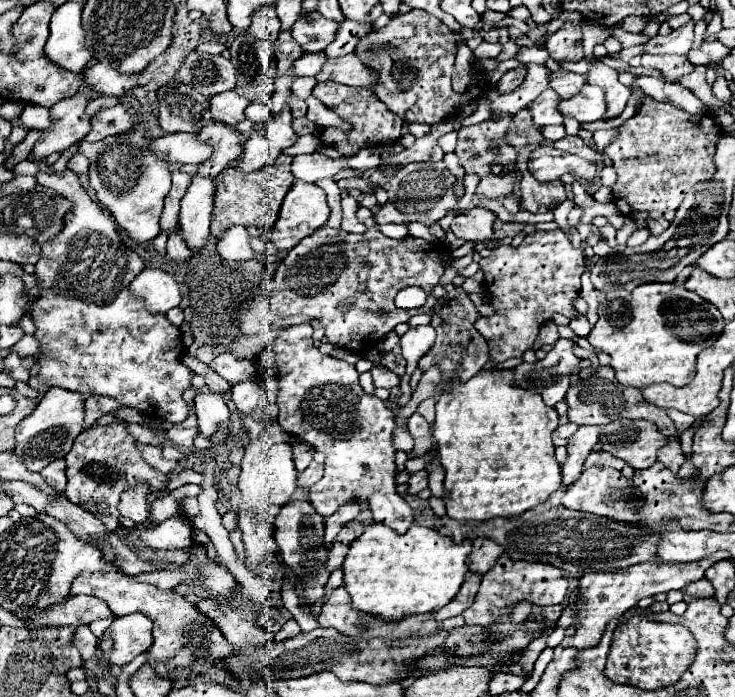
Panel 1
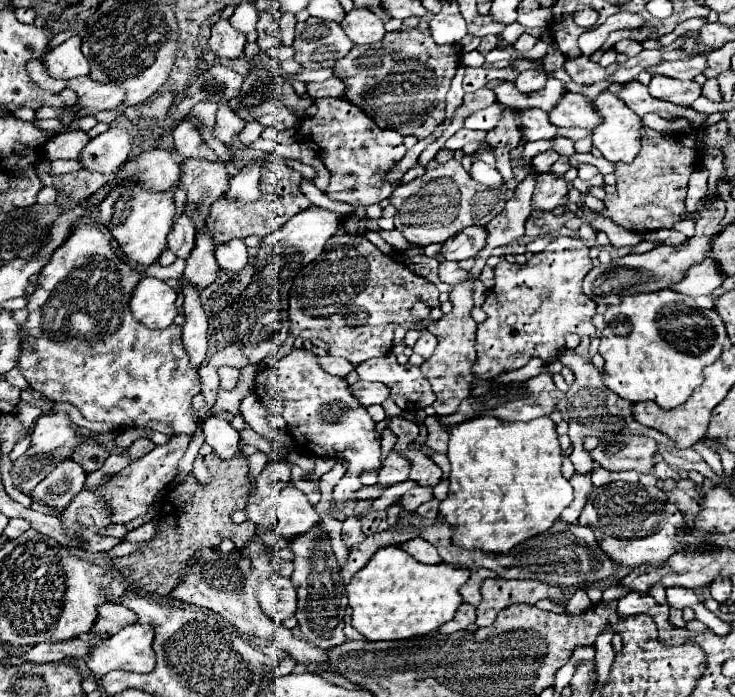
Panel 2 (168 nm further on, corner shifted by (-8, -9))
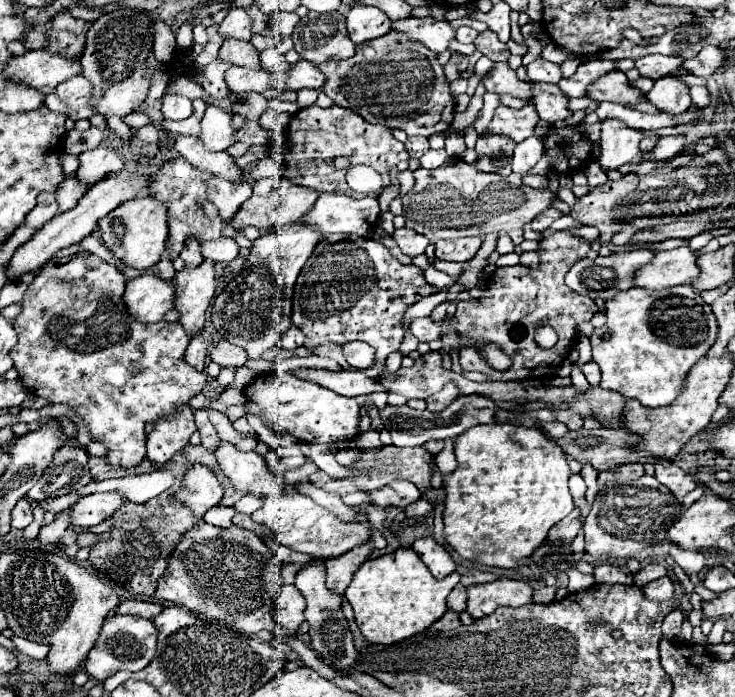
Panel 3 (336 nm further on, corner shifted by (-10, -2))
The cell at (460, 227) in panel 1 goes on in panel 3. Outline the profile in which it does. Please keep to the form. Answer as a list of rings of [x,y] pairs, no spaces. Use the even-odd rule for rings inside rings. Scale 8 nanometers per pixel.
[[[465,237],[455,241],[435,241],[435,255],[441,261],[471,261],[481,247],[479,237]]]

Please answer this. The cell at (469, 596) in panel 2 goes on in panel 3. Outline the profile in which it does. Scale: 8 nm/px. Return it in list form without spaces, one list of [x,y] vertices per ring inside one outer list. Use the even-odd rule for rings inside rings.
[[[459,581],[455,585],[455,589],[447,597],[447,607],[449,607],[449,611],[463,613],[465,611],[465,603],[467,603],[467,583]]]

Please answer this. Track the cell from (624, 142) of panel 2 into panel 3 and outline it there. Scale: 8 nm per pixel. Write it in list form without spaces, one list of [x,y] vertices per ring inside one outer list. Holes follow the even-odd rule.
[[[605,119],[603,121],[603,131],[601,131],[601,157],[597,163],[601,169],[615,171],[625,163],[635,161],[639,157],[639,141],[643,139],[643,133],[637,129],[629,129],[623,121],[619,119]]]

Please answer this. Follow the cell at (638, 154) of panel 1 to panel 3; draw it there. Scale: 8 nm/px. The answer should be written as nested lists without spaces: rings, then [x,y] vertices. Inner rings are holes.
[[[623,175],[619,181],[609,181],[599,187],[593,187],[587,195],[579,197],[577,203],[571,207],[571,217],[579,225],[591,225],[599,229],[599,241],[609,243],[611,237],[623,229],[623,223],[611,223],[609,211],[615,207],[619,199],[633,193],[637,189],[639,175]]]

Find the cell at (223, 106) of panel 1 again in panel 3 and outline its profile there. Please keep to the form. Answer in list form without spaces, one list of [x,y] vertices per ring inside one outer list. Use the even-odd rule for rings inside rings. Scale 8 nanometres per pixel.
[[[207,107],[201,119],[201,143],[211,151],[225,151],[235,143],[231,127],[231,115],[219,107]]]

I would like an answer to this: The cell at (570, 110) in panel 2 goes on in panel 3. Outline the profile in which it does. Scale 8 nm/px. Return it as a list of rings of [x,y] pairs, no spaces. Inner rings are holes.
[[[525,67],[517,69],[517,77],[521,81],[527,81],[531,85],[531,105],[539,113],[539,119],[543,119],[547,123],[555,123],[559,119],[571,117],[571,111],[567,109],[567,97],[559,91],[557,85],[531,81],[527,77]]]

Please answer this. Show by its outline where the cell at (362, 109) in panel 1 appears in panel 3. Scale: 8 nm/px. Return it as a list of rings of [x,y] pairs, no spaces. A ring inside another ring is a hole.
[[[311,105],[301,109],[297,115],[293,115],[289,123],[289,141],[283,157],[287,179],[295,181],[297,185],[311,187],[319,193],[325,191],[349,193],[349,187],[345,183],[345,173],[335,171],[333,167],[333,159],[337,155],[347,155],[351,159],[351,165],[369,165],[383,177],[387,177],[389,171],[401,161],[409,161],[409,153],[405,145],[391,135],[391,129],[381,125],[371,125],[351,109],[343,109],[337,105],[329,109],[321,109],[317,105]]]

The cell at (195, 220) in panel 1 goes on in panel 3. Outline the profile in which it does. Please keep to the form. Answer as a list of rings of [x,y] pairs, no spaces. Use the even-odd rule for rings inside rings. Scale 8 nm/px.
[[[203,261],[197,269],[183,269],[173,279],[175,285],[175,309],[179,311],[179,323],[187,335],[203,331],[205,311],[215,293],[213,263]]]

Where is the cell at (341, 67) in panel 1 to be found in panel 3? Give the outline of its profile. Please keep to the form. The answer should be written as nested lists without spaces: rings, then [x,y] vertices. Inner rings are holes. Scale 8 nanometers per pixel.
[[[299,59],[297,63],[291,65],[289,73],[283,77],[283,91],[299,91],[305,87],[319,91],[323,87],[323,75],[313,63]]]

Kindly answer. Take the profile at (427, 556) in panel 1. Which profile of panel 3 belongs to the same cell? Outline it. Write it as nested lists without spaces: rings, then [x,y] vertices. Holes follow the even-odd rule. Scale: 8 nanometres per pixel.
[[[399,547],[391,555],[365,561],[353,575],[353,581],[345,591],[345,599],[353,607],[355,623],[365,641],[377,645],[393,645],[423,633],[439,617],[443,617],[447,611],[445,599],[455,583],[459,583],[459,579],[461,575],[453,573],[443,581],[437,581],[411,547]]]

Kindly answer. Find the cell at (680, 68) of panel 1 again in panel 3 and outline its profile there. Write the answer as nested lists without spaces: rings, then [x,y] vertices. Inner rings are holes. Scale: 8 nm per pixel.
[[[661,77],[655,81],[653,89],[647,93],[647,99],[661,111],[679,115],[691,107],[689,87],[679,77]]]

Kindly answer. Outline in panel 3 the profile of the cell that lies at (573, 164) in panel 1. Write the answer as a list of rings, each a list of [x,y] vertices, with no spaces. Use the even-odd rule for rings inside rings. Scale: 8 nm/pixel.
[[[451,159],[431,171],[417,169],[413,175],[417,179],[415,187],[403,195],[401,201],[407,227],[417,233],[437,229],[467,229],[479,225],[491,225],[495,233],[505,233],[531,223],[533,217],[543,213],[543,209],[547,209],[555,197],[549,189],[539,191],[533,187],[523,187],[525,201],[515,201],[513,195],[509,197],[509,177],[481,173],[473,165],[457,159]]]

